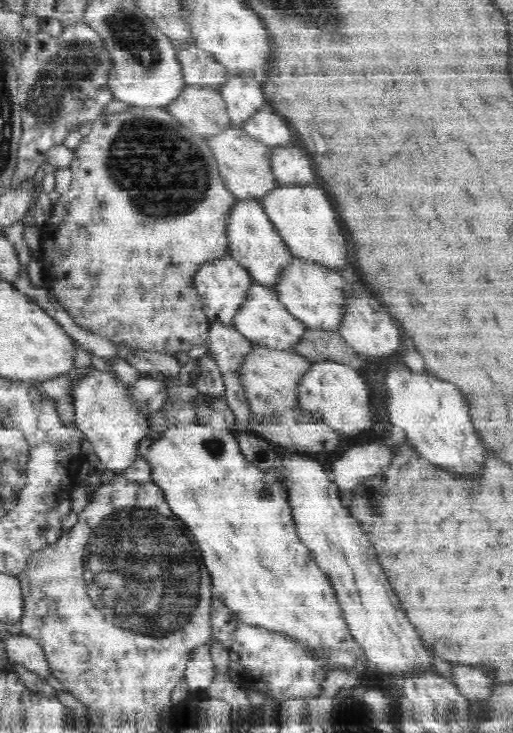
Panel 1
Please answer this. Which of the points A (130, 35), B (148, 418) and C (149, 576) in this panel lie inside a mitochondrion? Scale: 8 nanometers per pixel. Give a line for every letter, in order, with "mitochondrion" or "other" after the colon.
A: mitochondrion
B: other
C: mitochondrion

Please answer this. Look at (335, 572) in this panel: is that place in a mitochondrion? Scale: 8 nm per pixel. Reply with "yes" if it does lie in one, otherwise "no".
no

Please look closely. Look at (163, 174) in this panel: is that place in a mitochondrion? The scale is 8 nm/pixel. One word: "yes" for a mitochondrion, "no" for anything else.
yes

